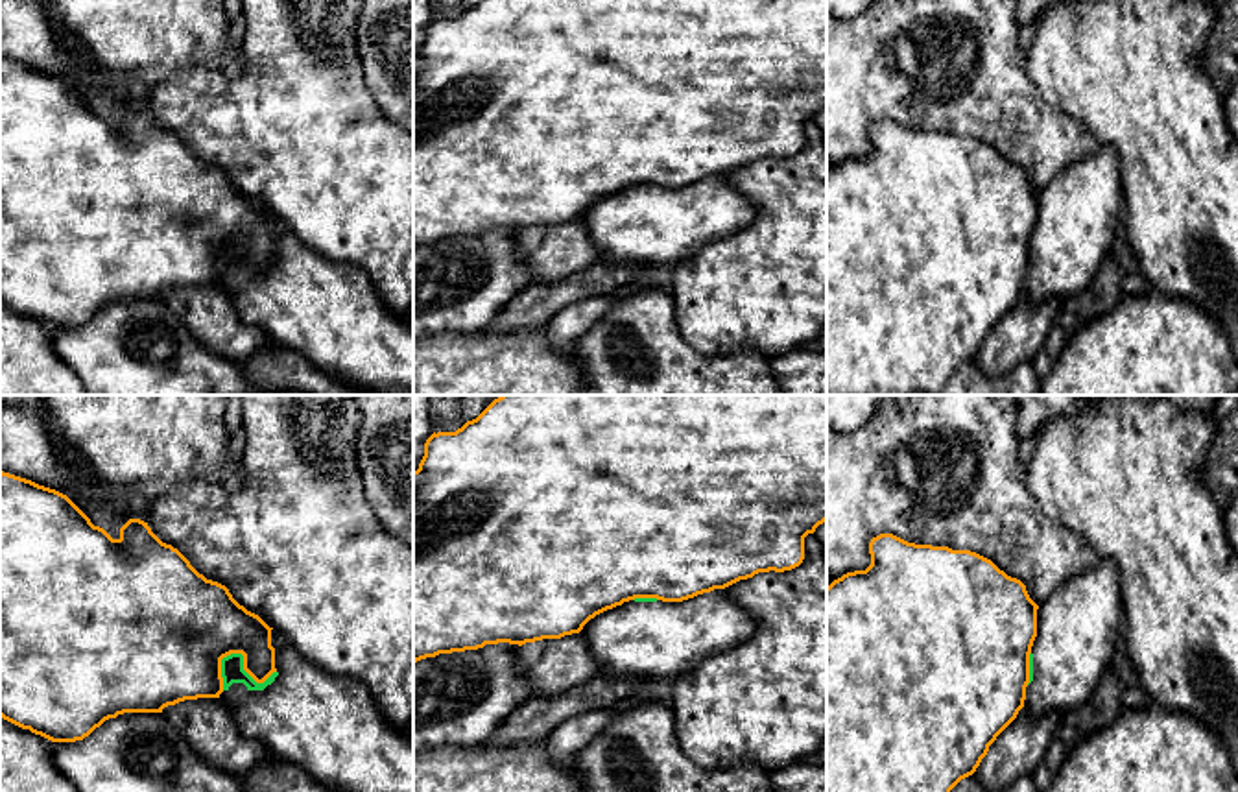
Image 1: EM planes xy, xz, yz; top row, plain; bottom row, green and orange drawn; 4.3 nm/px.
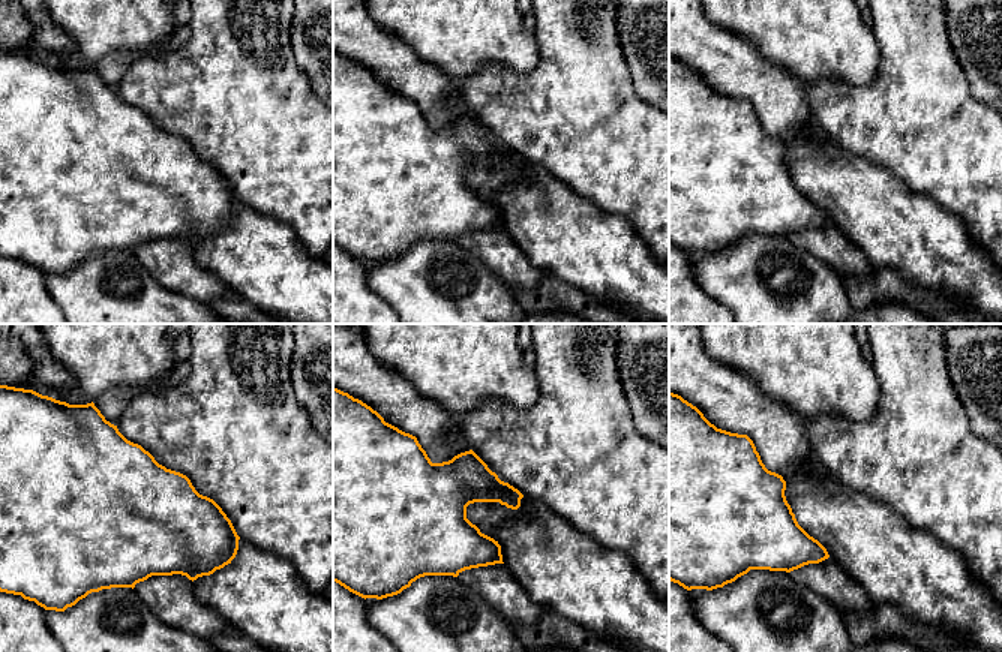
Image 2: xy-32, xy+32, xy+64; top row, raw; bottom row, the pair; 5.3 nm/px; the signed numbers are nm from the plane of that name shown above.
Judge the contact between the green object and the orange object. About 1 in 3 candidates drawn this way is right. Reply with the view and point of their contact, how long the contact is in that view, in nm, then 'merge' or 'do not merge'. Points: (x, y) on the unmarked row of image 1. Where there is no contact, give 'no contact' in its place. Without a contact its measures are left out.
meets green in xy at (242, 253); contact 260 nm long; do not merge

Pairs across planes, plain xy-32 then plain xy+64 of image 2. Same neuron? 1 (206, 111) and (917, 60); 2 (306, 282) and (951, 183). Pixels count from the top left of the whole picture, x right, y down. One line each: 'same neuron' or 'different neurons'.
1: same neuron
2: different neurons

